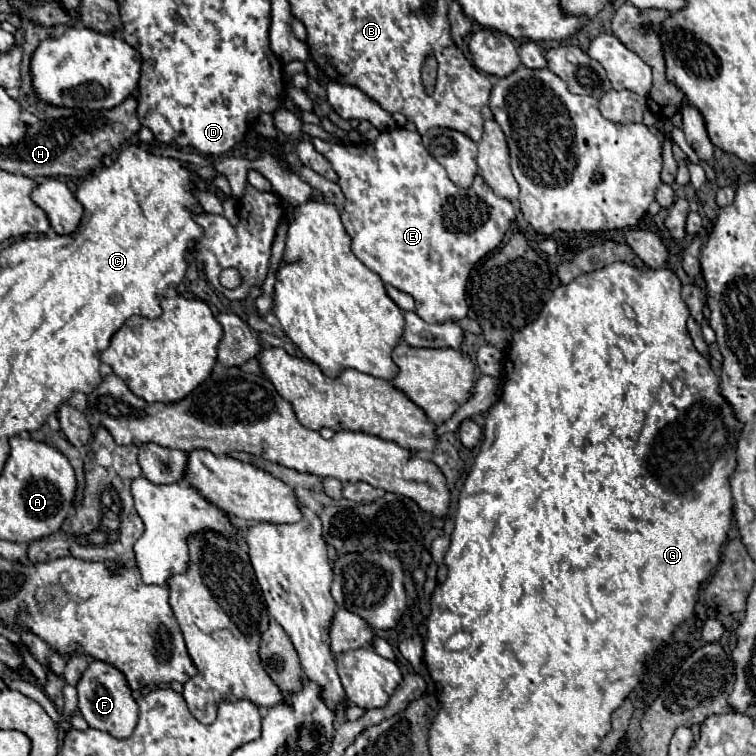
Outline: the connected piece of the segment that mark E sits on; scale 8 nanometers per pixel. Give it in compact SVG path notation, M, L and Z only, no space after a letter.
M383 131L373 143L361 141L351 145L337 145L323 139L313 139L313 145L339 175L339 187L347 197L341 219L353 239L351 249L357 259L375 271L385 285L393 285L413 295L417 305L415 313L427 323L463 319L469 309L465 301L469 271L481 257L497 249L503 241L503 235L515 219L513 203L497 197L481 175L475 177L471 189L457 187L447 177L447 171L423 147L421 135L417 131Z

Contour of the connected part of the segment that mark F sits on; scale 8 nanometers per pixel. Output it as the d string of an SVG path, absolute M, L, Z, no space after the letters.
M93 659L85 669L83 677L79 679L77 691L79 691L79 711L89 723L89 727L107 731L115 737L129 737L133 733L139 719L139 707L121 671L115 671L115 667L111 667L109 663L99 663L99 659Z

